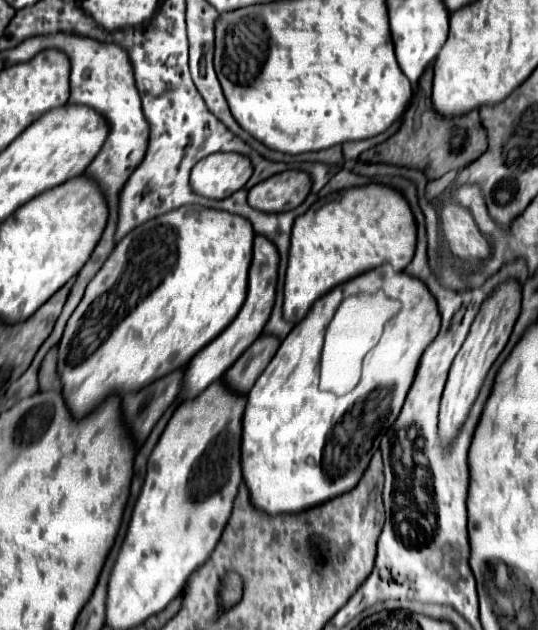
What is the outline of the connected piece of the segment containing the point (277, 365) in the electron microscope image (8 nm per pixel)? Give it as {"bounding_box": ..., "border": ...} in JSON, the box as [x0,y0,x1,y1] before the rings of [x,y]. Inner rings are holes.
{"bounding_box":[241,266,439,514],"border":[[[391,266],[369,270],[319,298],[319,302],[311,306],[311,314],[287,334],[273,360],[247,394],[241,466],[251,502],[269,514],[283,514],[307,510],[353,490],[375,448],[379,448],[381,436],[393,424],[389,416],[393,412],[399,414],[419,368],[419,360],[439,334],[439,326],[439,308],[427,286],[411,274],[391,270]],[[379,288],[383,288],[389,298],[403,300],[401,312],[387,322],[379,344],[367,352],[363,376],[355,390],[341,398],[331,392],[321,392],[319,358],[323,336],[337,306],[347,296],[359,292],[373,294]]]}

